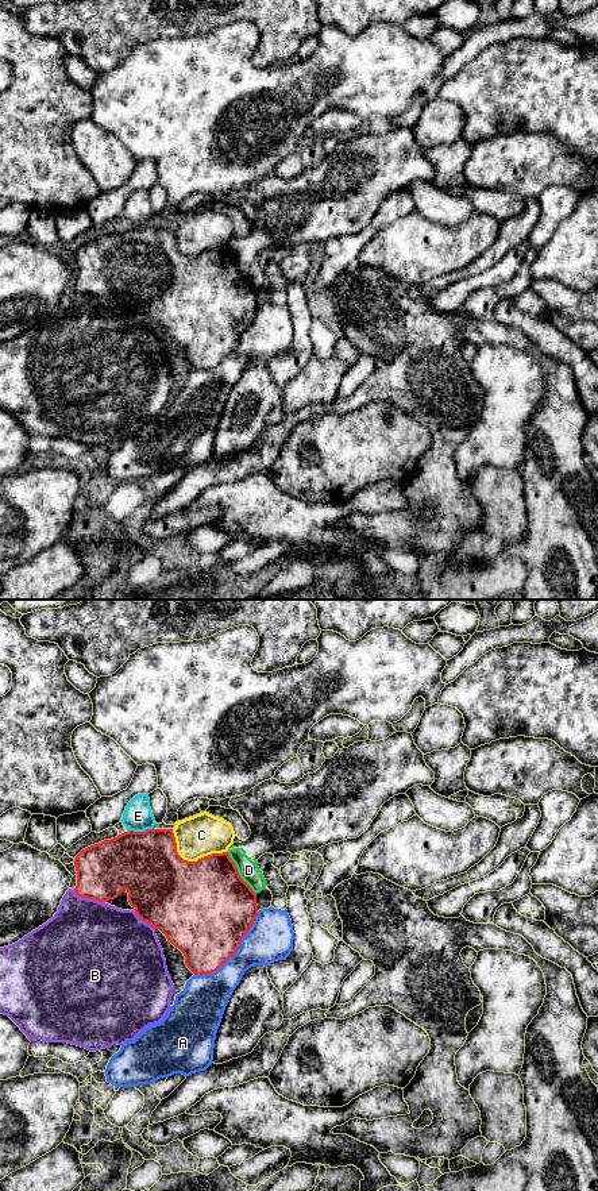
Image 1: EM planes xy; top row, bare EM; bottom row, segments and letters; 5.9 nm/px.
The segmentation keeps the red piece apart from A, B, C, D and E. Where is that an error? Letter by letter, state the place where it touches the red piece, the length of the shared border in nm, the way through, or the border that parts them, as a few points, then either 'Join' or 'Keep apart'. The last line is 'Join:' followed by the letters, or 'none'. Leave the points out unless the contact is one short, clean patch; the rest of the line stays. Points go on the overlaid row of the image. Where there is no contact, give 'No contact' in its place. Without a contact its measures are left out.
A: Touches red at xy (235, 952). Shared border 550 nm. Keep apart
B: Touches red at xy (89, 898). Shared border 200 nm. Keep apart
C: Touches red at xy (191, 862). Shared border 360 nm. Keep apart
D: Touches red at xy (238, 872). Shared border 320 nm. Boundary: xy (227, 851), (239, 877), (255, 894). Keep apart
E: Touches red at xy (141, 832). Shared border 150 nm. Keep apart
Join: none

